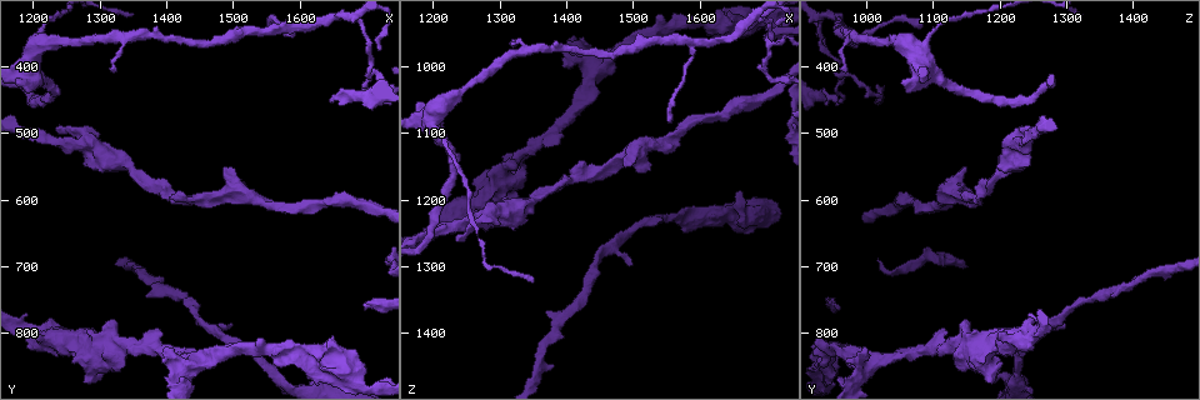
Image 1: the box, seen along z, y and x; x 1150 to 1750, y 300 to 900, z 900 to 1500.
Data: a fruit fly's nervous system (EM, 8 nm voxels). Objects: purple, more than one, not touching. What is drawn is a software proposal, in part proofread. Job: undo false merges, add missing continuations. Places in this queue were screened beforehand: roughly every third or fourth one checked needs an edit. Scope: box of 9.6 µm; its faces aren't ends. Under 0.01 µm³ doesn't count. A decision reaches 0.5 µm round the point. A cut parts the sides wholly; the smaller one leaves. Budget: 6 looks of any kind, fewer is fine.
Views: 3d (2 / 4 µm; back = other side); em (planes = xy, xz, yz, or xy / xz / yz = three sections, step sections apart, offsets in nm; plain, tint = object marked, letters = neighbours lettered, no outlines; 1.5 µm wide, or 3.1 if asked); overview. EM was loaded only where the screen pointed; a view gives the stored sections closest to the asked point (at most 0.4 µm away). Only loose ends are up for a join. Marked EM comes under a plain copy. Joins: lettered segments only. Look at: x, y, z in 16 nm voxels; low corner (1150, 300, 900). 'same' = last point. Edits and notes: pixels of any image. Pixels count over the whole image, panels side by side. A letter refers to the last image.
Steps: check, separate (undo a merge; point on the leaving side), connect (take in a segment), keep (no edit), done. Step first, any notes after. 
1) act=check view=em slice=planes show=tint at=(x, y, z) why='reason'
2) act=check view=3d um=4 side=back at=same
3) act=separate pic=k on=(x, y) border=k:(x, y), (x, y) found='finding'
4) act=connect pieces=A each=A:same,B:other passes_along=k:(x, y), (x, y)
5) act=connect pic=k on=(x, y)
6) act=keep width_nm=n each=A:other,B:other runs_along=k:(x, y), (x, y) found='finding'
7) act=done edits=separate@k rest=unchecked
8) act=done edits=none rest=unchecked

act=check view=3d um=2 at=(1245, 805, 1210) why='side arm on a straight run'

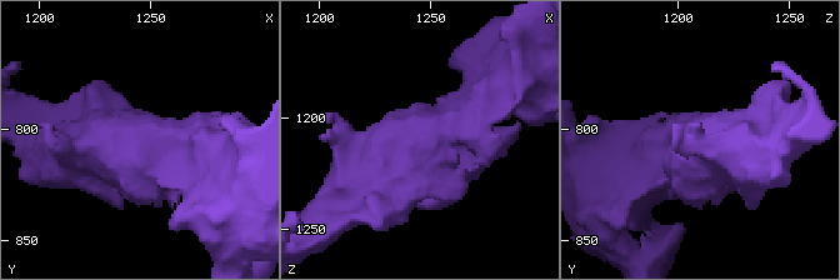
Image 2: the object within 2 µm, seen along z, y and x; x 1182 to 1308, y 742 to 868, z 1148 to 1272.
act=check view=em slice=planes show=letters at=(1245, 805, 1207)

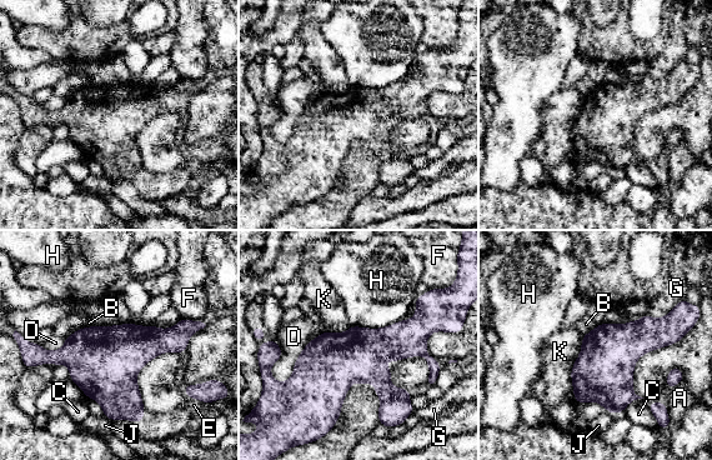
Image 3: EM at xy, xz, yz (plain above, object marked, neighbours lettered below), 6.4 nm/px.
act=keep width_nm=360 each=A:other,B:other,C:other,D:other,E:other,F:other,G:other,H:other,J:other,K:other border=3:(597, 325), (582, 336) found='one cell here'

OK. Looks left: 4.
act=check view=em slice=xy step=8 show=tint at=(1385, 795, 1120) why='branch stops here'

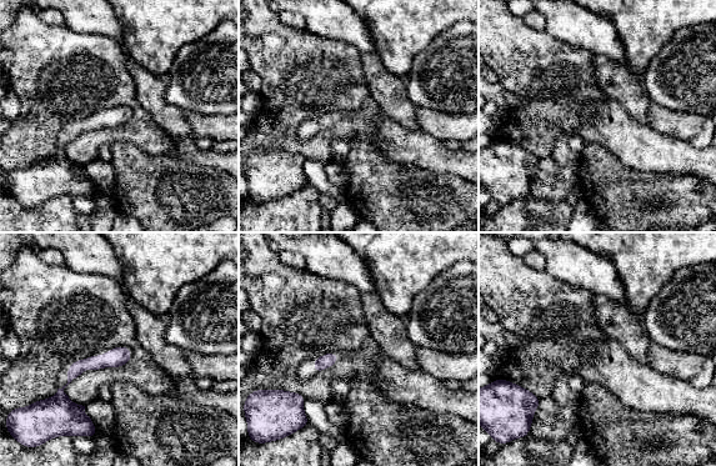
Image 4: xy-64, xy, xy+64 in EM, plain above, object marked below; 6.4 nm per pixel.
act=check view=em slice=xz step=8 show=letters at=same

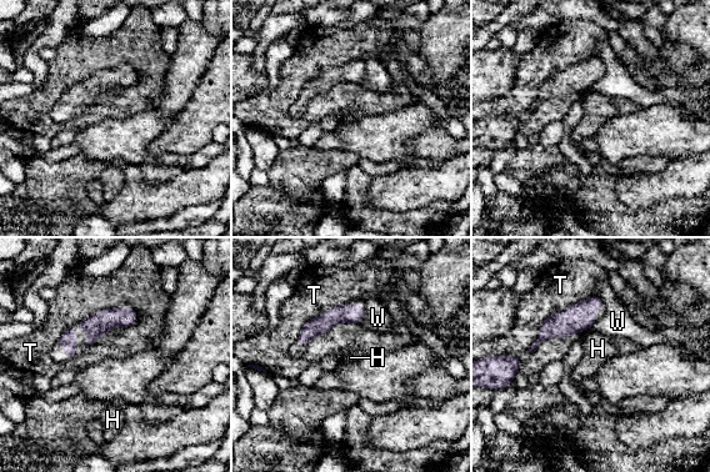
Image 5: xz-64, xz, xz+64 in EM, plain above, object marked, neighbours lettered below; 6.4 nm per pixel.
act=keep longest_contact=T:600nm each=H:other,T:other,W:other found='no lettered segment goes on from it'

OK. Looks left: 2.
act=check view=em slice=planes show=letters at=(1645, 450, 955)

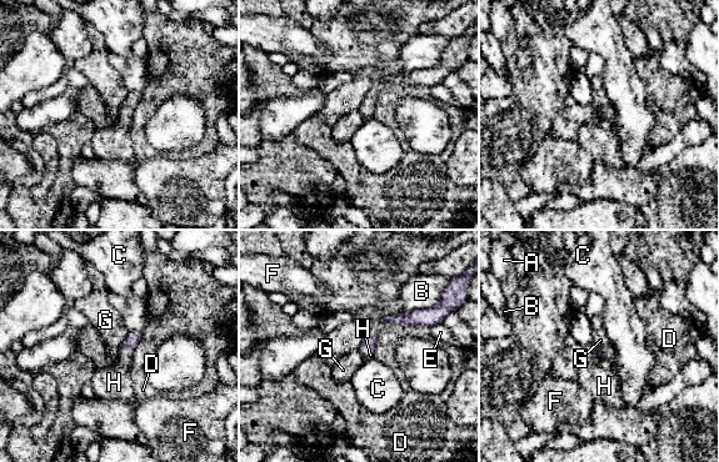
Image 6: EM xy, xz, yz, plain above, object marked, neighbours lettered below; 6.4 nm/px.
act=connect pieces=H longest_contact=D:300nm each=A:other,B:other,C:other,D:other,E:other,F:other,G:other,H:same found='the cell continues'

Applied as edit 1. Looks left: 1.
act=done edits=connect@6 rest=unchecked

